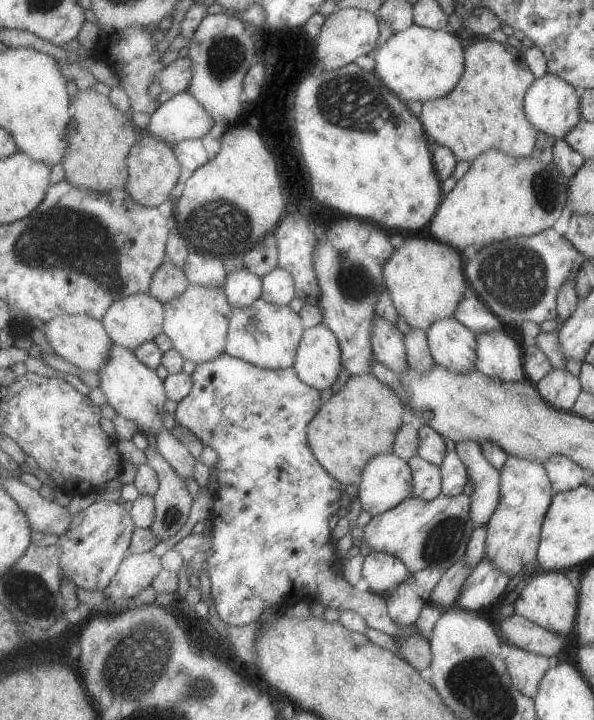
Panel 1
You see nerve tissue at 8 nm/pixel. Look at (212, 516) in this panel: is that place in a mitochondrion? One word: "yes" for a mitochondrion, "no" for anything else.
no

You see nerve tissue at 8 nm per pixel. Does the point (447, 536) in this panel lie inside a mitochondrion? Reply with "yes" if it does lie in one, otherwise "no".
yes

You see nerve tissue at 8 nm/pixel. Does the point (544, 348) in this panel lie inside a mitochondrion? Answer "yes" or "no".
no

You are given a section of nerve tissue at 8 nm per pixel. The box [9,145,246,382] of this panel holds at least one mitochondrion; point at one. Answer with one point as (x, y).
(61, 236)

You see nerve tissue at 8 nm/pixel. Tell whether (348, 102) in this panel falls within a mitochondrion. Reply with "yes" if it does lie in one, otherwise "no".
yes

